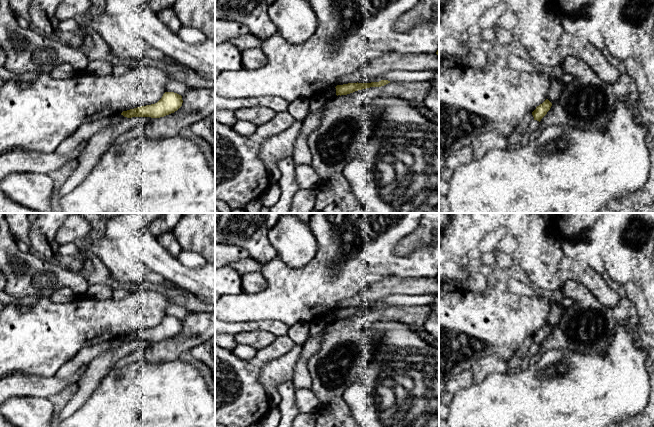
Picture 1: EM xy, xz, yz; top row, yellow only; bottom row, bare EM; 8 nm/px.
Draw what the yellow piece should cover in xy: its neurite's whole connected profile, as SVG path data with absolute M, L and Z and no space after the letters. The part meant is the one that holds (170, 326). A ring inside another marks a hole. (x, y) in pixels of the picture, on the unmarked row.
M165 316L157 327L123 335L121 339L127 342L160 342L177 335L182 330L182 327L181 319L174 316Z

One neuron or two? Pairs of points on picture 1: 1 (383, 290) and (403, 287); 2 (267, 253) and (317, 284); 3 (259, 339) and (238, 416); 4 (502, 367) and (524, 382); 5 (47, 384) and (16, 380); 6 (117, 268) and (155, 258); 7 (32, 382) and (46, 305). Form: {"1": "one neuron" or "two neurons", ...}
{"1": "one neuron", "2": "two neurons", "3": "two neurons", "4": "two neurons", "5": "one neuron", "6": "two neurons", "7": "two neurons"}

